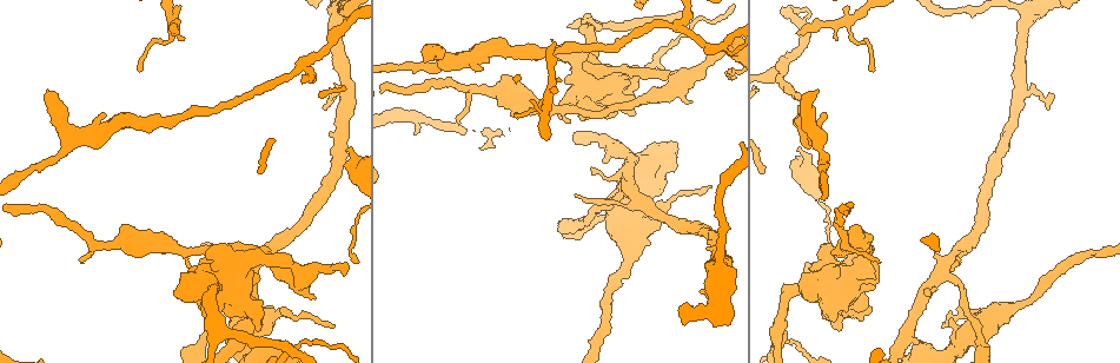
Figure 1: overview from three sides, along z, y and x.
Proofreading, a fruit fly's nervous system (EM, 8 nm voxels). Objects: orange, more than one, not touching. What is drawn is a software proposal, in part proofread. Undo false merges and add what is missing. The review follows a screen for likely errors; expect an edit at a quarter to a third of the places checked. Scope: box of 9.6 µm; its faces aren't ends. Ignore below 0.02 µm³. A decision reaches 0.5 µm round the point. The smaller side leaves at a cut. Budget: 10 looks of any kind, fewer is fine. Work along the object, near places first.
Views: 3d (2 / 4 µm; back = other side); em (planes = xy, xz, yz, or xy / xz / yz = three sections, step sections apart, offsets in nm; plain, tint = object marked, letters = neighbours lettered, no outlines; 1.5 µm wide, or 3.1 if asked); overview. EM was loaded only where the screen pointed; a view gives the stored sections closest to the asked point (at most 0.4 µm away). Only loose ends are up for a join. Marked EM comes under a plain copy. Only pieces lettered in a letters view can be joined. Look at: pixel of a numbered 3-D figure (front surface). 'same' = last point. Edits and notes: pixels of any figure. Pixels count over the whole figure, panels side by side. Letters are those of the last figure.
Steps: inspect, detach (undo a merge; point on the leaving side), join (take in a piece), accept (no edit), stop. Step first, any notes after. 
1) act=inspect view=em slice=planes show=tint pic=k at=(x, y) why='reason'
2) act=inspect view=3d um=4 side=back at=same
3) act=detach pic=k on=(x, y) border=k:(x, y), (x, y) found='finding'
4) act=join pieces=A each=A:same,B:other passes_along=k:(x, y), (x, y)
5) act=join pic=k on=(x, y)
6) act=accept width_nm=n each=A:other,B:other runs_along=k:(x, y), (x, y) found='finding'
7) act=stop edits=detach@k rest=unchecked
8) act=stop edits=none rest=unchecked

act=inspect view=3d um=4 side=back pic=1 at=(173, 31) why='branch stops here'

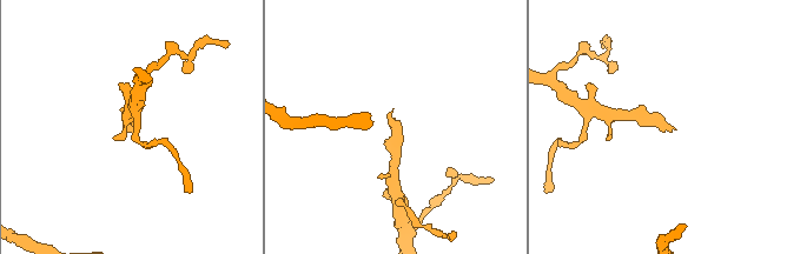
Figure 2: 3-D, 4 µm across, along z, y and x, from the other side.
act=inspect view=em slice=planes show=letters pic=2 at=(672, 131)

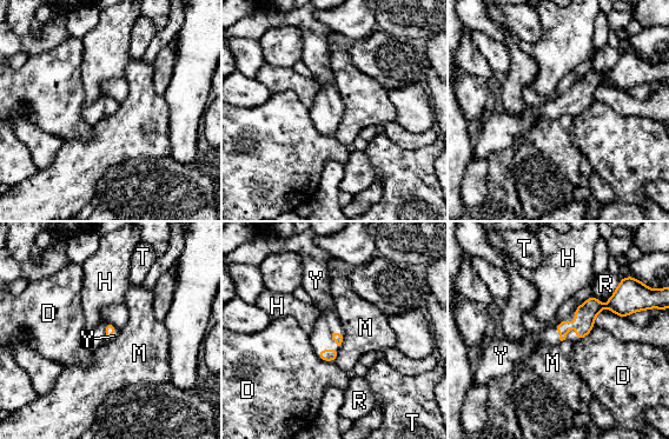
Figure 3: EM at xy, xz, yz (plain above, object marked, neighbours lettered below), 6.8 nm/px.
act=join pieces=Y each=D:other,H:other,M:other,R:other,T:other,Y:same passes_along=3:(564, 326), (560, 334), (525, 347) found='the neuron continues'

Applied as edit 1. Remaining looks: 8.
act=inspect view=overview why='redraw'

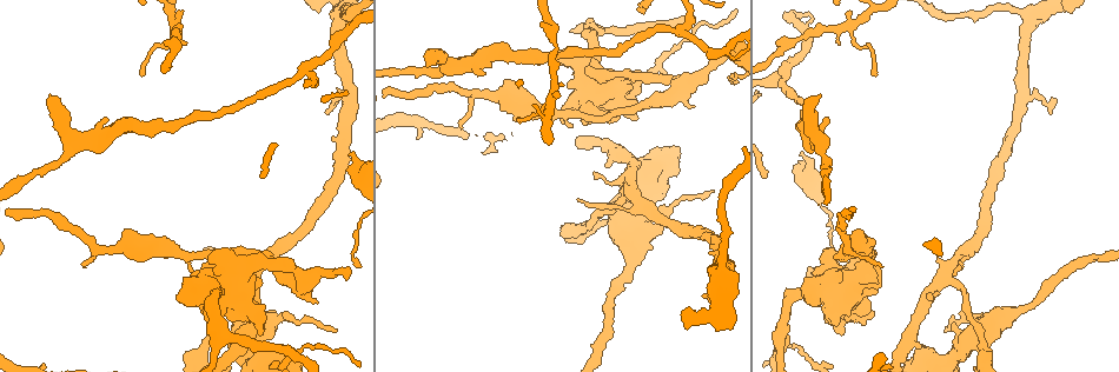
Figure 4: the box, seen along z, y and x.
act=inspect view=em slice=xy step=4 show=letters pic=4 at=(679, 32)

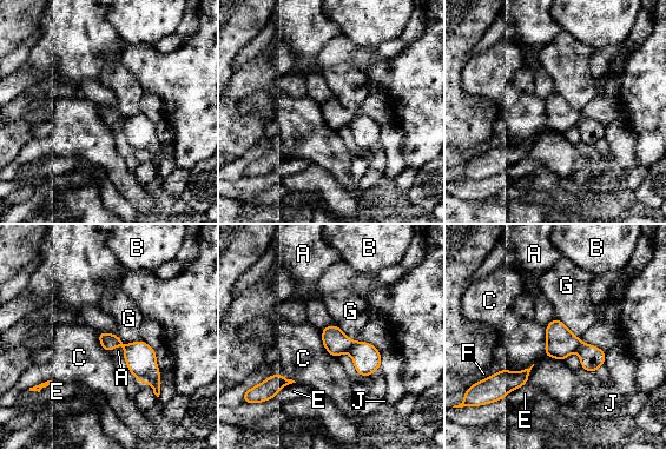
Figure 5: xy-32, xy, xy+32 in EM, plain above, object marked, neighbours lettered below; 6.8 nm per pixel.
act=detach pic=5 on=(367, 358) width_nm=190 each=A:other,B:other,C:other,E:other,F:other,G:other,J:other border=5:(355, 342), (347, 351) found='two neurons meet here'

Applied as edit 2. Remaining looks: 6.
act=inspect view=overview

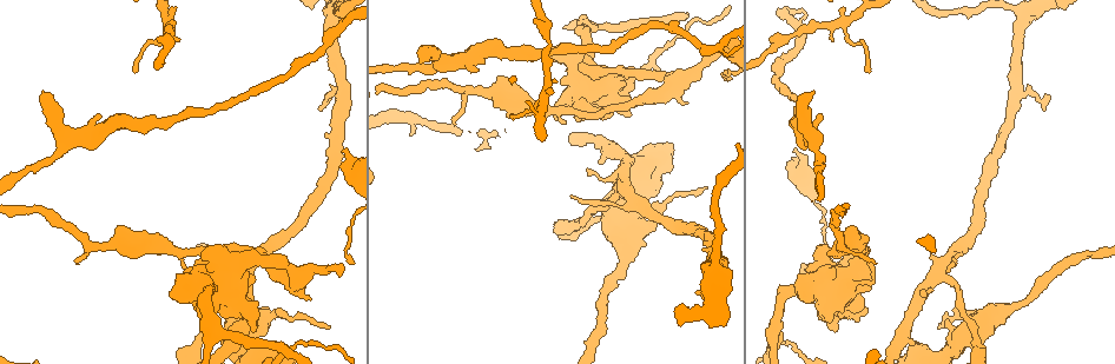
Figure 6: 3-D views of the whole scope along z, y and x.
act=inspect view=3d um=2 pic=6 at=(338, 275) why='free end'

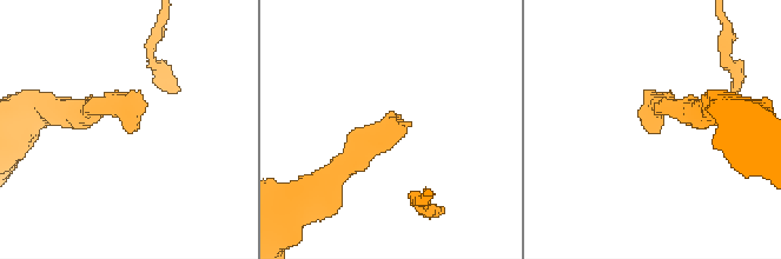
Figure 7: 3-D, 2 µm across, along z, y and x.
act=inspect view=em slice=xy step=4 show=letters pic=7 at=(657, 130)

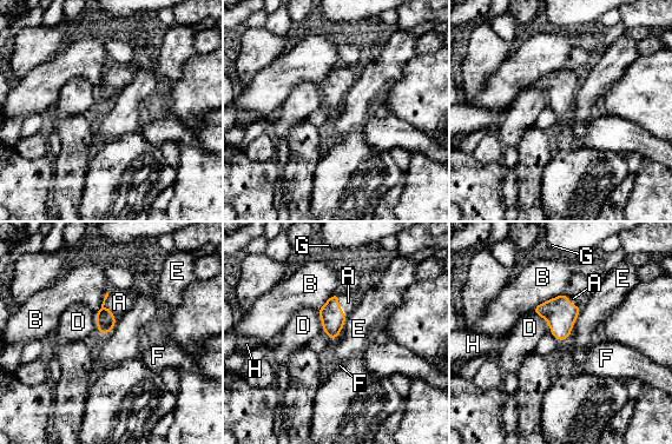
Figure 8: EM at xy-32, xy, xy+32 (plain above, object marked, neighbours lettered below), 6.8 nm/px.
act=join pieces=A each=A:same,B:other,D:other,E:other,F:other,G:other,H:other passes_along=8:(105, 322), (104, 307), (119, 302) found='it goes on there'

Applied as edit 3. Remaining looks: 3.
act=inspect view=3d um=2 pic=6 at=(705, 188) why='free end'

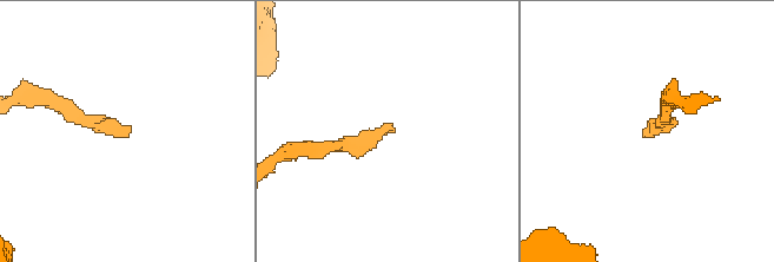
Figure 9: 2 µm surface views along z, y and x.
act=inspect view=em slice=planes show=letters pic=9 at=(389, 126) why='need the tissue'

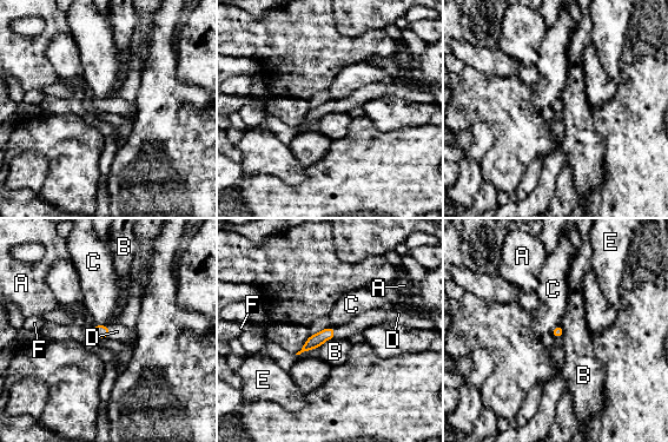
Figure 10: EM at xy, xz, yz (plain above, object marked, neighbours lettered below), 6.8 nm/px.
act=join pieces=D each=A:other,B:other,C:other,D:same,E:other,F:other found='the neuron continues'

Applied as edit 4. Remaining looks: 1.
act=stop edits=join@3,detach@5,join@8,join@10 rest=unchecked

